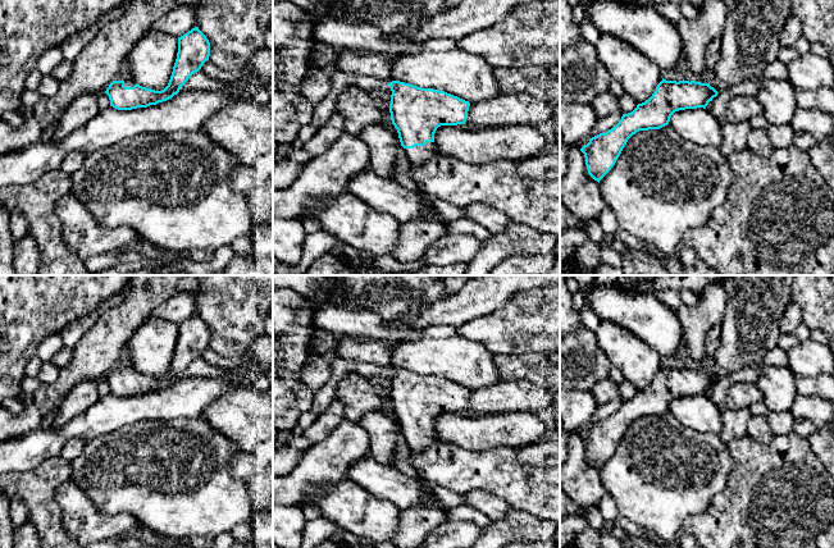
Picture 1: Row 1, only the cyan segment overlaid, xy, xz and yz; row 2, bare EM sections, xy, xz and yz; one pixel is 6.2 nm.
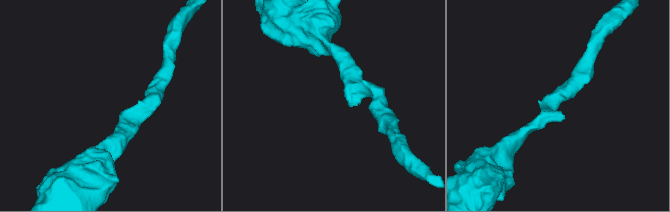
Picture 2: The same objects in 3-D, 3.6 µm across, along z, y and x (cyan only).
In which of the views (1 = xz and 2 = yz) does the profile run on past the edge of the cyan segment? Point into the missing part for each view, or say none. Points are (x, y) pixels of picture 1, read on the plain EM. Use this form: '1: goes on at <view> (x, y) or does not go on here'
1: goes on at xz (418, 442)
2: does not go on here

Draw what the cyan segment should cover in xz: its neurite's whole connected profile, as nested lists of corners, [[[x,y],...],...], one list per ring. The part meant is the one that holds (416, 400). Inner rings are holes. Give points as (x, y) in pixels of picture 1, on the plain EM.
[[[392,367],[391,407],[410,452],[423,452],[436,439],[434,420],[441,412],[465,411],[470,389],[433,375]]]

